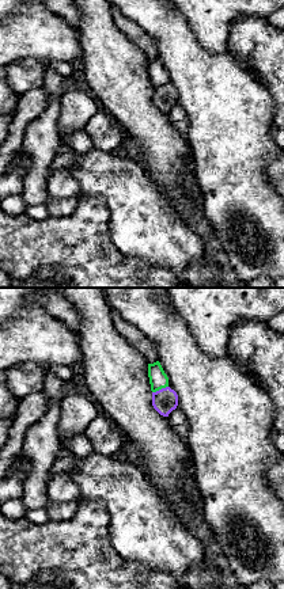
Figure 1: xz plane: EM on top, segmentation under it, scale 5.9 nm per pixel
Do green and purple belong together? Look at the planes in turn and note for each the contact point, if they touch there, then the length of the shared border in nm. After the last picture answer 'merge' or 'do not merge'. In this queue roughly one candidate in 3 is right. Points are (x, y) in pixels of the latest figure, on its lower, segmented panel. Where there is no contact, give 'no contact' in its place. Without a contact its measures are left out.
contact (159, 388); length 100 nm

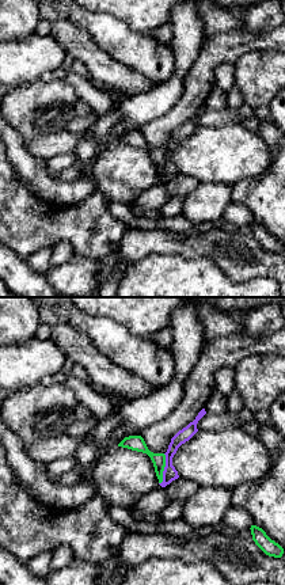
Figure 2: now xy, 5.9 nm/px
contact (163, 468); length 190 nm

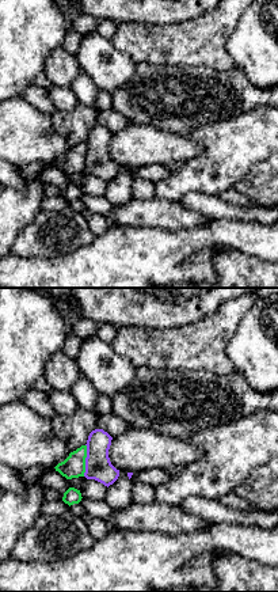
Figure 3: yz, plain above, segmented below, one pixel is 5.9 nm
contact (84, 460); length 190 nm

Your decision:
do not merge

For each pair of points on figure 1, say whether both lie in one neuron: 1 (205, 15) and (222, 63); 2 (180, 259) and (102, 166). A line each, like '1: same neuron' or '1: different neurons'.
1: different neurons
2: same neuron

